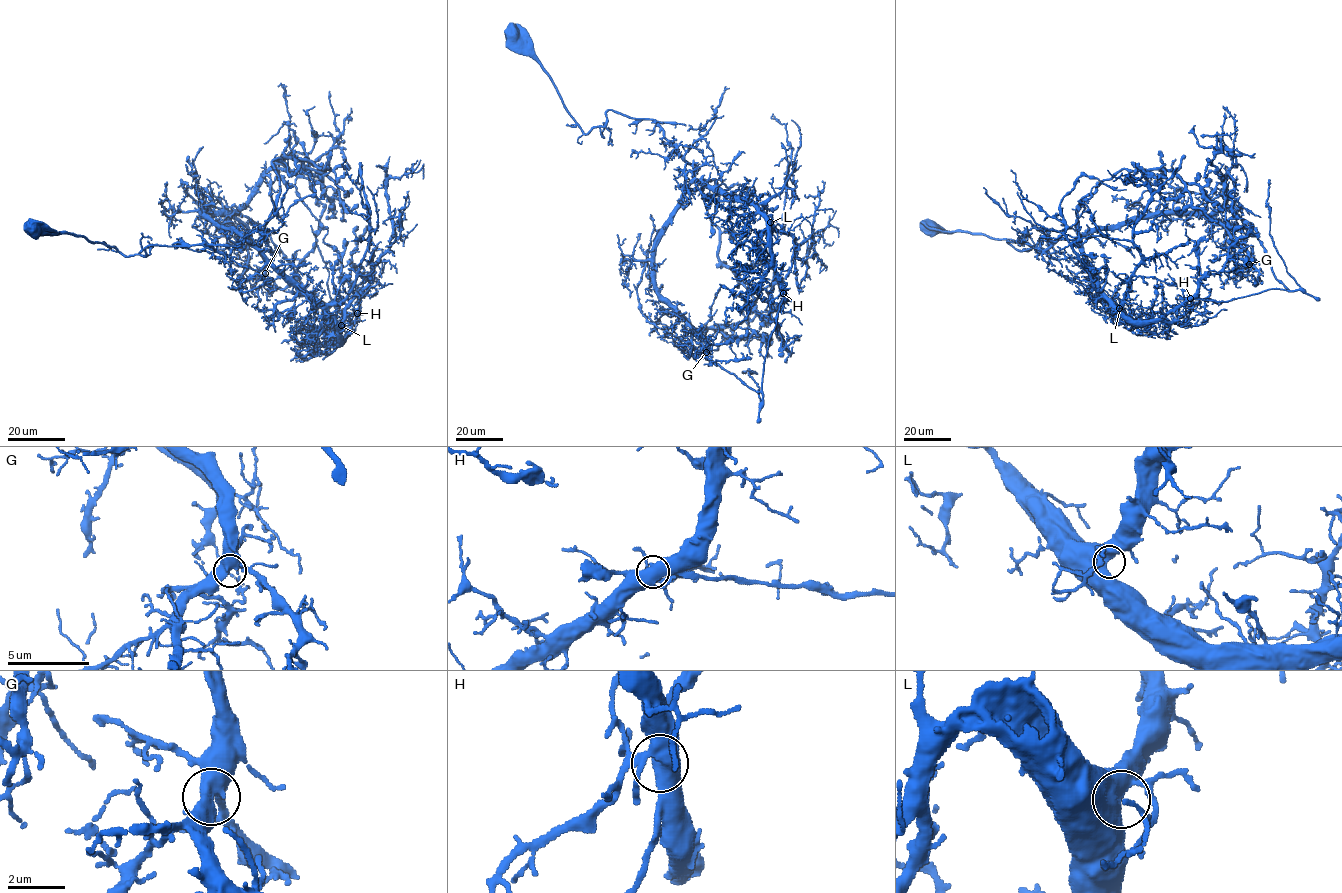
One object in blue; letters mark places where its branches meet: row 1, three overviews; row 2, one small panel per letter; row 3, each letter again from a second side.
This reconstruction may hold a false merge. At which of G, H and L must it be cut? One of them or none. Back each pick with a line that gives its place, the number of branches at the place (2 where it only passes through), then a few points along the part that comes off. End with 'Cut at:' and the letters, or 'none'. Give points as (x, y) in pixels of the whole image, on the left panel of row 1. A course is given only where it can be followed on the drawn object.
H: place (357, 313); branches 3; course (357, 313), (344, 317), (332, 302), (318, 300), (256, 223), (198, 203), (182, 183), (196, 184), (202, 203)
Cut at: H

